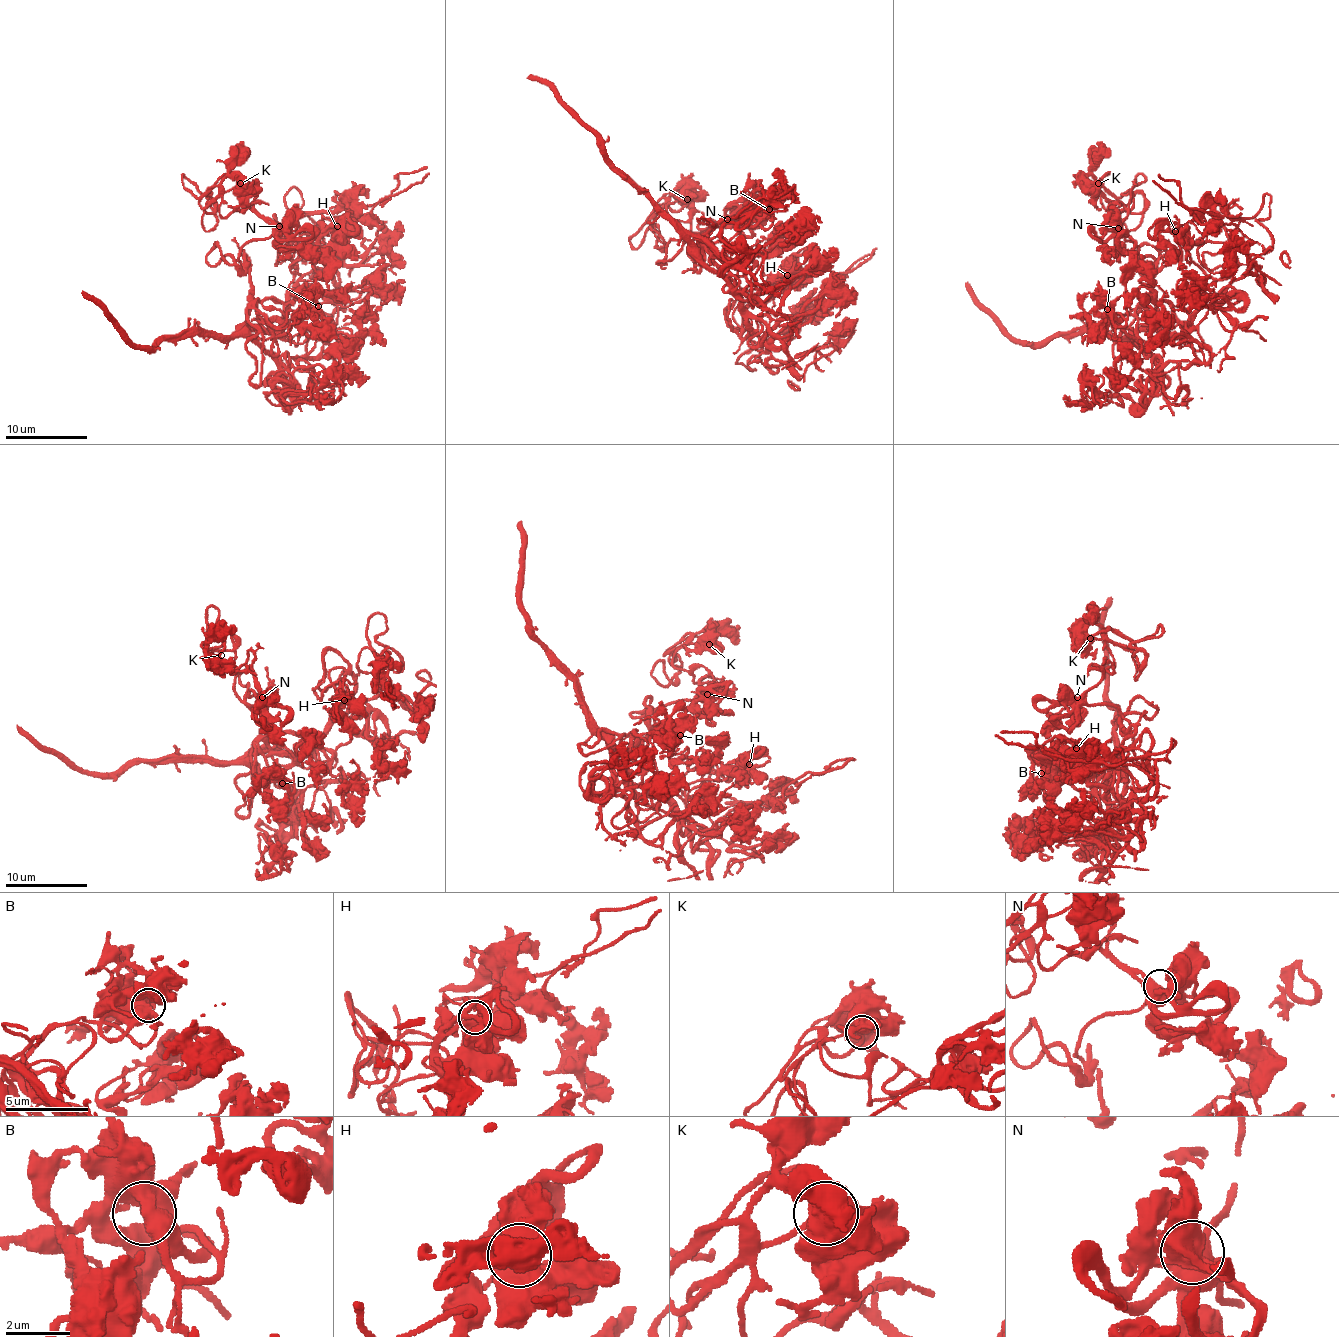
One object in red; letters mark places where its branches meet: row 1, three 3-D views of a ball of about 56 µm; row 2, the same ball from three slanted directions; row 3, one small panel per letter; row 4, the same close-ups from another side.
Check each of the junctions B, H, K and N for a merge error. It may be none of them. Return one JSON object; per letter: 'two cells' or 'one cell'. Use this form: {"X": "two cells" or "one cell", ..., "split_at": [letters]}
{"B": "one cell", "H": "one cell", "K": "one cell", "N": "one cell", "split_at": []}

